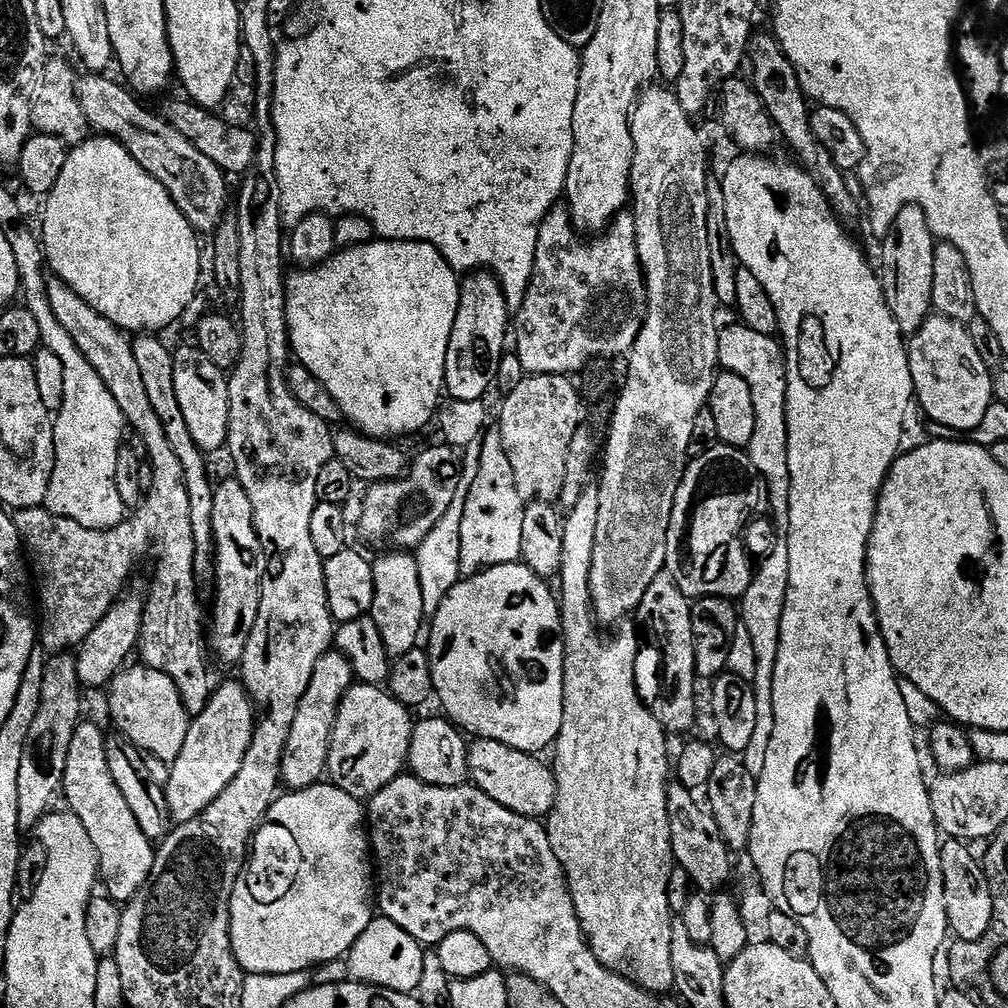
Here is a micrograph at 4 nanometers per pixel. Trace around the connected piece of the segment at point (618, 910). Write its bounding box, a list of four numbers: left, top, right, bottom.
[546,490,676,994]

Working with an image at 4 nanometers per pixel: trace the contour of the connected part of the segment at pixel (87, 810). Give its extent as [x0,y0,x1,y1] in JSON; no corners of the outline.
[62,722,156,904]

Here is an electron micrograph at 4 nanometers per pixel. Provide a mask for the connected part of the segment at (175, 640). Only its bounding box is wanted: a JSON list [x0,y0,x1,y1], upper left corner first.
[15,278,218,718]

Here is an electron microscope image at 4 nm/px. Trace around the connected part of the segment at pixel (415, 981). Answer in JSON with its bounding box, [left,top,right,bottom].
[346,918,425,993]

